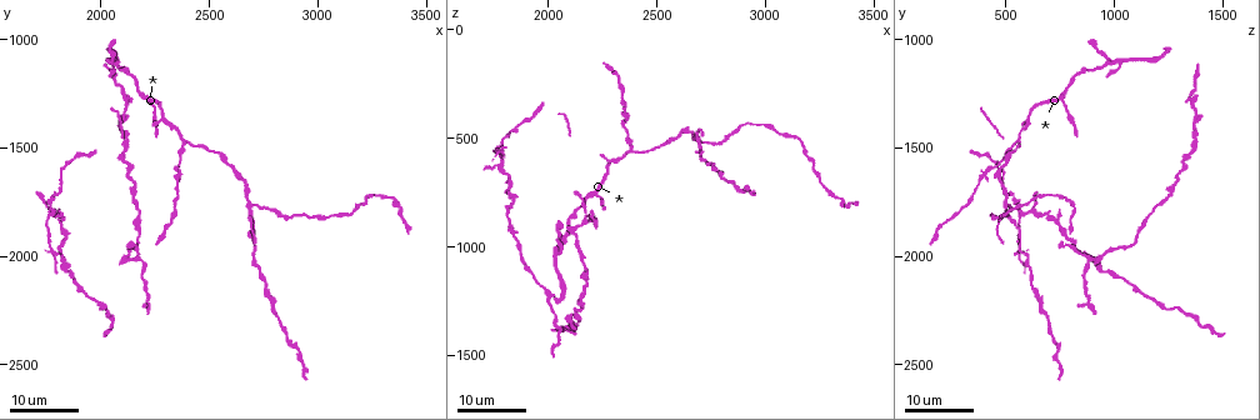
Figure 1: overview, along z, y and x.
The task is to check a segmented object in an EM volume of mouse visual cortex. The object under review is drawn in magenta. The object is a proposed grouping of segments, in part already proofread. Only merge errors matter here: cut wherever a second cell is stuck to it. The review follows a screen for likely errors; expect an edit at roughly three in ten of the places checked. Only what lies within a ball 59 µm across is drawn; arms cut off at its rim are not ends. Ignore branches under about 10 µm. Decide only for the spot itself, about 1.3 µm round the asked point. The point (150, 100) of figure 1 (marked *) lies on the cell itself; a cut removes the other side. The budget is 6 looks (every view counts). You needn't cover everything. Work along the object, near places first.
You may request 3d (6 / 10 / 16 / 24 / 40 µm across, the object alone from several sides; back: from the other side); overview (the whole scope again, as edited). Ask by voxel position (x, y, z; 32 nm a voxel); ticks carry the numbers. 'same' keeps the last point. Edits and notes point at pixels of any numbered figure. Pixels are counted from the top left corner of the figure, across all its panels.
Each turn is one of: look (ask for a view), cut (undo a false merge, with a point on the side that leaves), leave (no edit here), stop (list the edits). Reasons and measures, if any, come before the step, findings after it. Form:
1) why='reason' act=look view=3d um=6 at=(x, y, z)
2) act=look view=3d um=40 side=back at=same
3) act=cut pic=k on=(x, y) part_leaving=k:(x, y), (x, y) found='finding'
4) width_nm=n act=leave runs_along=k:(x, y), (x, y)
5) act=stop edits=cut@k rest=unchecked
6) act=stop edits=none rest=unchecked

why='a fork' act=look view=3d um=16 at=(2280, 1380, 610)

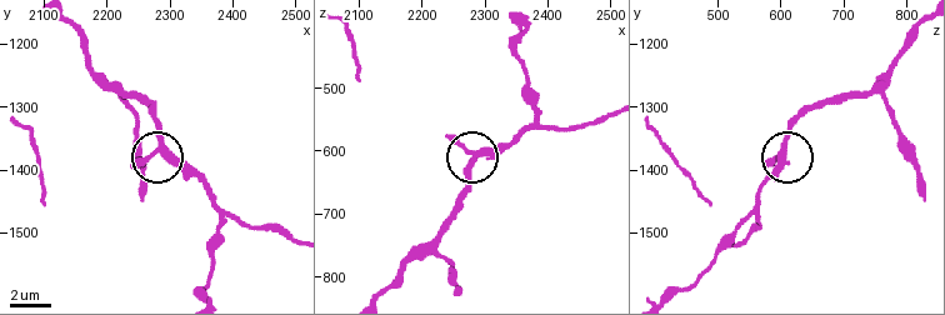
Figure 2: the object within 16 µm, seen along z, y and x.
why='closer look' act=look view=3d um=6 at=(2285, 1370, 605)

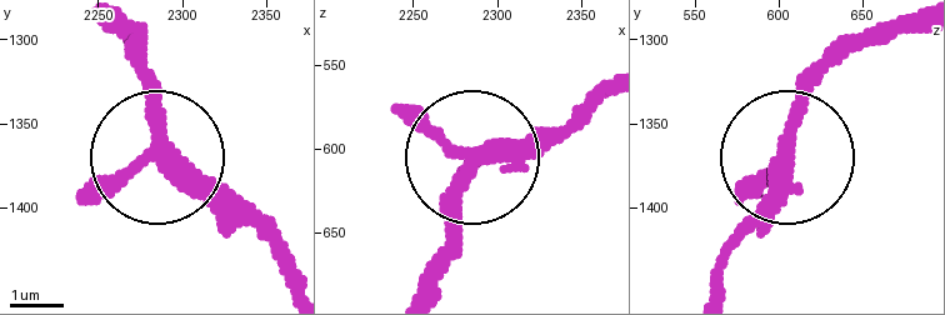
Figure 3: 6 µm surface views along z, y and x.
width_nm=300 act=leave runs_along=3:(416, 286), (475, 156), (574, 130) found='continuous, no second cell'

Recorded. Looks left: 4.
why='a fork' act=look view=3d um=16 at=(2400, 1480, 560)

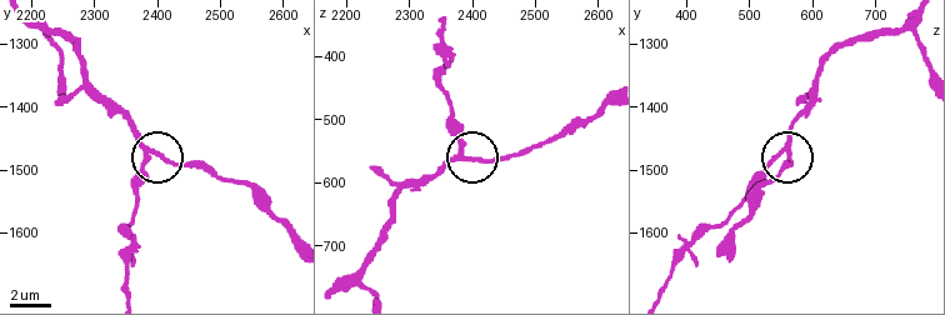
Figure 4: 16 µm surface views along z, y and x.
act=look view=3d um=6 at=(2385, 1475, 555)

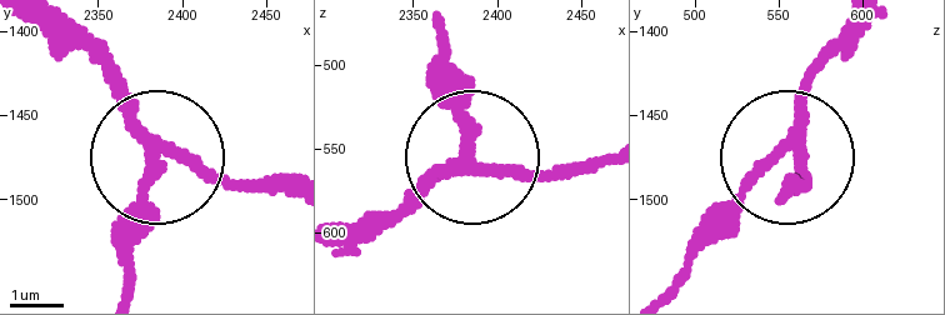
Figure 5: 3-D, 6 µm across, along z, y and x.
width_nm=220 act=leave found='all the same cell'

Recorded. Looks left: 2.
why='sudden change in width' act=look view=3d um=24 at=(2180, 2020, 900)

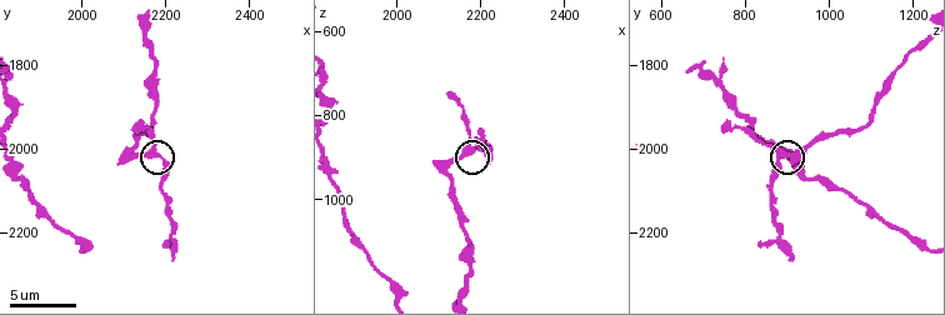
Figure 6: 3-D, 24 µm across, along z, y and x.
act=look view=3d um=6 at=(2170, 2010, 880)

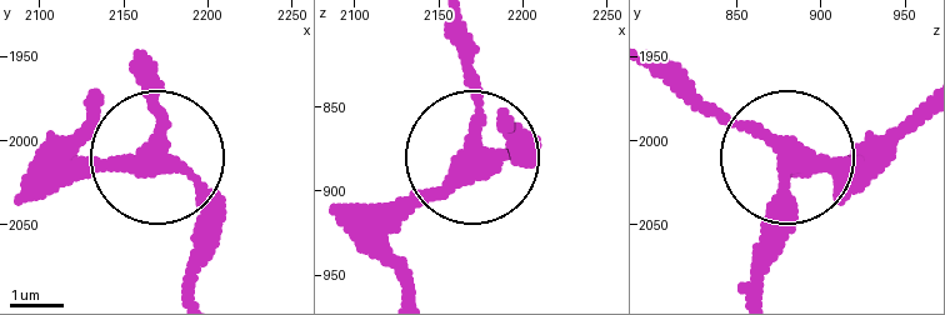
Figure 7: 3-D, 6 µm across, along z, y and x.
arms=3 act=leave found='continuous, no second cell'

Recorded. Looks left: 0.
act=stop edits=none rest=unchecked

